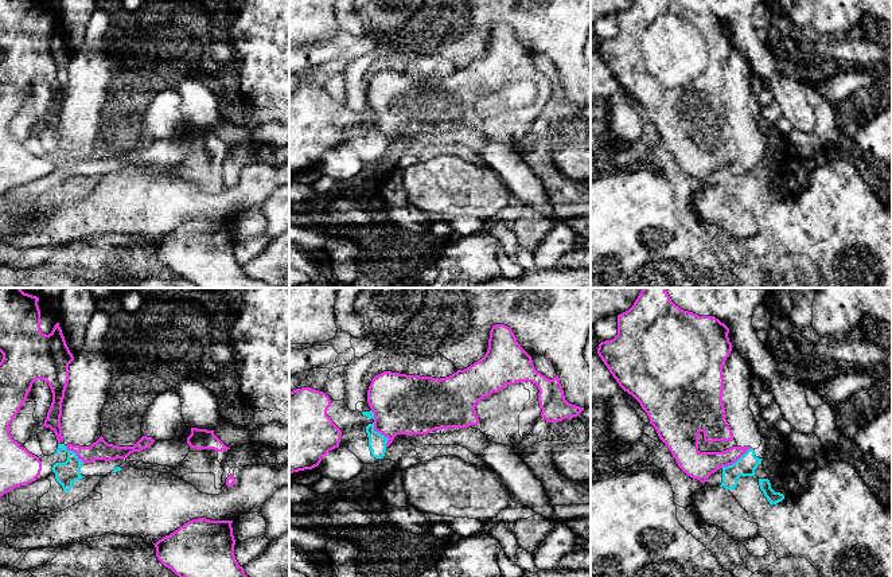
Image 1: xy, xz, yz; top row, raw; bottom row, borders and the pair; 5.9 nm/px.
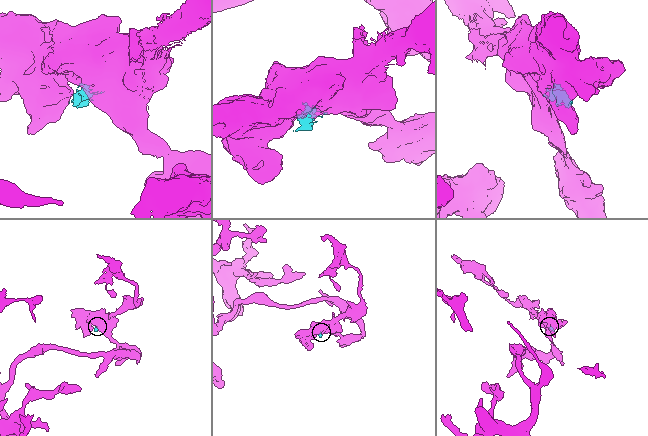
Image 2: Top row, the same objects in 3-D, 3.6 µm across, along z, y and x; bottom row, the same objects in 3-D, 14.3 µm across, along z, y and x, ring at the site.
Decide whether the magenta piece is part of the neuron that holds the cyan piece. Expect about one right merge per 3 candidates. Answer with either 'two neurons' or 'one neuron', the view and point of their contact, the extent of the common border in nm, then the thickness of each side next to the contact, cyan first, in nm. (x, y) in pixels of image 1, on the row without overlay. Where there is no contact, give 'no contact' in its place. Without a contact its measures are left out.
two neurons; meets cyan in xz at (382, 133); contact 170 nm long; 110 nm thick on the cyan side, 360 nm on the other

